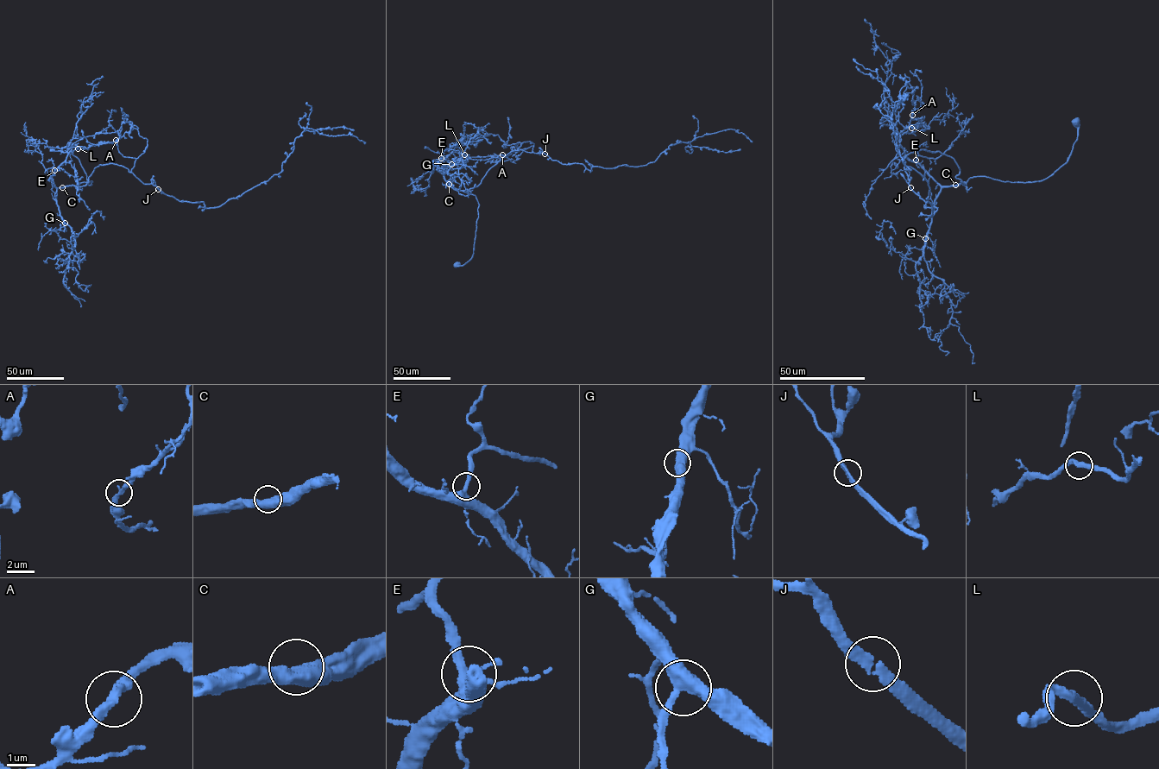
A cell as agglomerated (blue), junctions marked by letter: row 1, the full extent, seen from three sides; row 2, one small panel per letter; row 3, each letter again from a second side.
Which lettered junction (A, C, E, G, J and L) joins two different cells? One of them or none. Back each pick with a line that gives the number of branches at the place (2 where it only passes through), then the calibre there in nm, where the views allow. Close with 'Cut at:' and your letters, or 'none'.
Cut at: none

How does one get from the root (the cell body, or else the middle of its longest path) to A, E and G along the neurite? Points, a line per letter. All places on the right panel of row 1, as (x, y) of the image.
A: (1076, 122), (1067, 160), (1042, 179), (973, 176), (941, 185), (900, 143), (901, 132), (918, 127), (911, 115)
E: (1076, 122), (1077, 140), (1067, 160), (1040, 180), (1010, 182), (973, 176), (957, 185), (941, 185), (916, 160)
G: (1076, 122), (1077, 140), (1067, 160), (1042, 179), (1010, 182), (973, 176), (942, 187), (925, 238)

